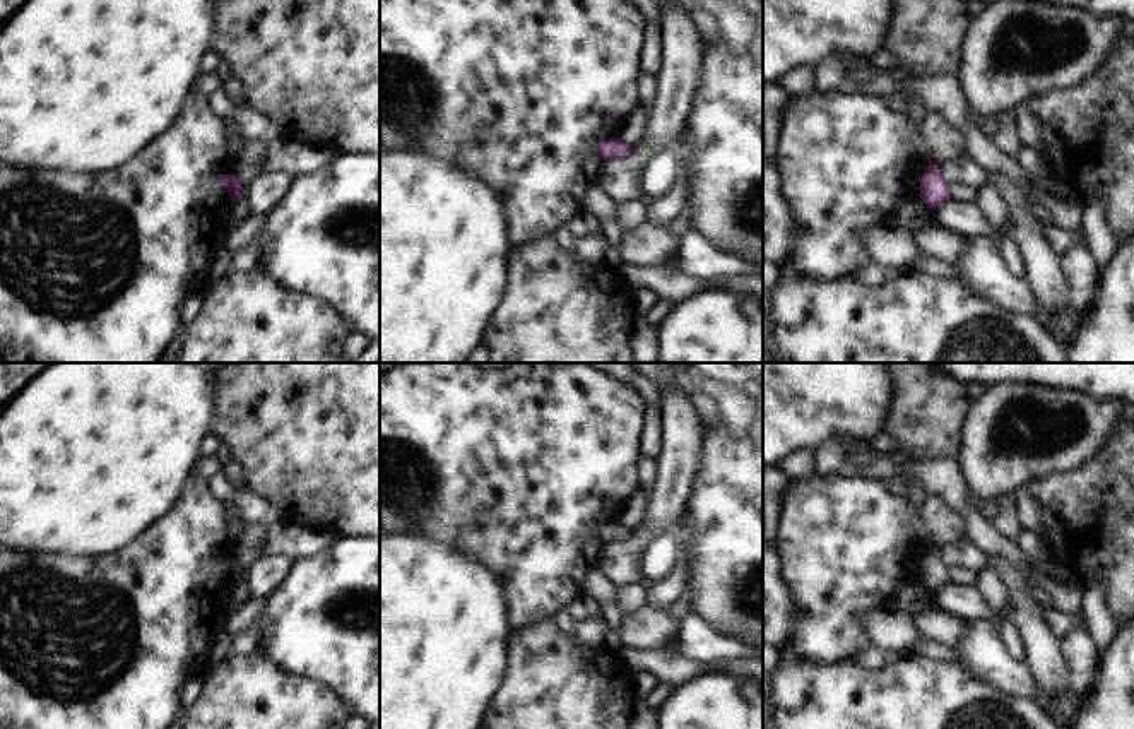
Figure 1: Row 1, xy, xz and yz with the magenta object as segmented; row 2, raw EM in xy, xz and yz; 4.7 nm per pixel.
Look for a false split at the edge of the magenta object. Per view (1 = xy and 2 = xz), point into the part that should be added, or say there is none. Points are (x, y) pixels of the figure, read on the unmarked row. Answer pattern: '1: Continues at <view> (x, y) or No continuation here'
1: No continuation here
2: No continuation here

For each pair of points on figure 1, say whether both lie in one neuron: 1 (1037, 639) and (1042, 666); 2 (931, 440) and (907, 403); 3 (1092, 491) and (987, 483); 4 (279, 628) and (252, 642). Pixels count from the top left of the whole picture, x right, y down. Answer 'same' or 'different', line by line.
1: same
2: same
3: different
4: different

